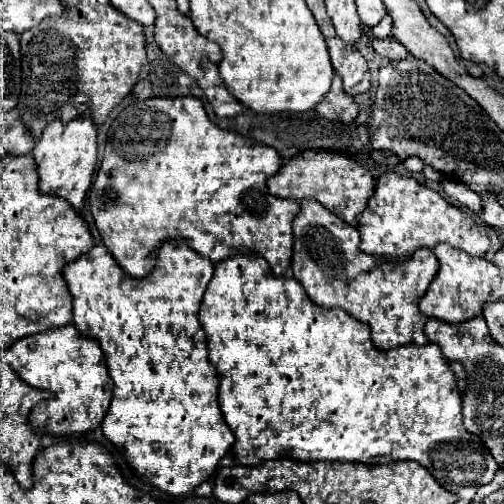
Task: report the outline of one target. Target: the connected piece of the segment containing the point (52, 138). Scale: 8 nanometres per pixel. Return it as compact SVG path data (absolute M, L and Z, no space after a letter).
M76 117L68 123L60 119L48 121L42 135L36 139L32 155L38 165L40 189L44 193L54 193L70 201L76 209L82 207L84 195L90 189L92 173L96 165L96 125L92 119Z

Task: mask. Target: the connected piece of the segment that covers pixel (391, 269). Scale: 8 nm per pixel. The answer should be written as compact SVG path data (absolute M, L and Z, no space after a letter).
M300 201L300 213L292 221L294 229L294 255L292 255L292 273L304 285L308 297L324 307L340 307L346 309L352 317L364 321L372 329L372 341L378 349L394 349L400 345L424 345L428 343L424 335L424 313L418 309L418 299L426 293L432 277L438 269L438 259L432 249L416 249L412 257L388 259L388 257L374 257L358 249L358 229L336 217L318 201Z

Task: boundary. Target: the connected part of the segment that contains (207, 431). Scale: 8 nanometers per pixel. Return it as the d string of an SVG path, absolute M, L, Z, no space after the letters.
M166 241L166 243L162 243L152 273L148 277L142 277L142 279L130 277L128 273L124 273L104 245L90 249L86 255L80 255L76 261L66 263L66 267L64 267L64 277L66 277L68 289L72 293L72 303L74 303L74 325L76 325L76 329L82 335L94 337L100 343L100 347L102 347L102 351L106 355L106 365L108 365L110 377L114 381L114 397L112 397L108 413L106 413L106 417L102 421L102 433L122 451L122 455L126 457L126 461L134 467L134 471L146 483L152 483L152 485L160 487L162 491L168 491L170 495L176 495L176 497L184 495L186 491L192 491L202 481L208 481L214 475L220 459L232 449L232 445L236 441L234 433L226 425L226 421L222 417L222 411L218 407L218 377L210 369L206 336L198 316L200 303L202 303L202 295L204 295L206 285L210 283L212 275L214 275L214 263L208 261L208 257L200 257L194 249L190 249L188 245L184 245L184 241Z

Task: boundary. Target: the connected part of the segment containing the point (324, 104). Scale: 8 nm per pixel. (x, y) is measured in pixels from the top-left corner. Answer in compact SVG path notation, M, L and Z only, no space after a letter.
M334 75L332 87L326 93L326 97L316 105L316 111L320 117L324 119L340 119L344 123L350 123L356 119L360 107L354 101L354 97L350 97L344 89L342 89L342 81L338 75Z

